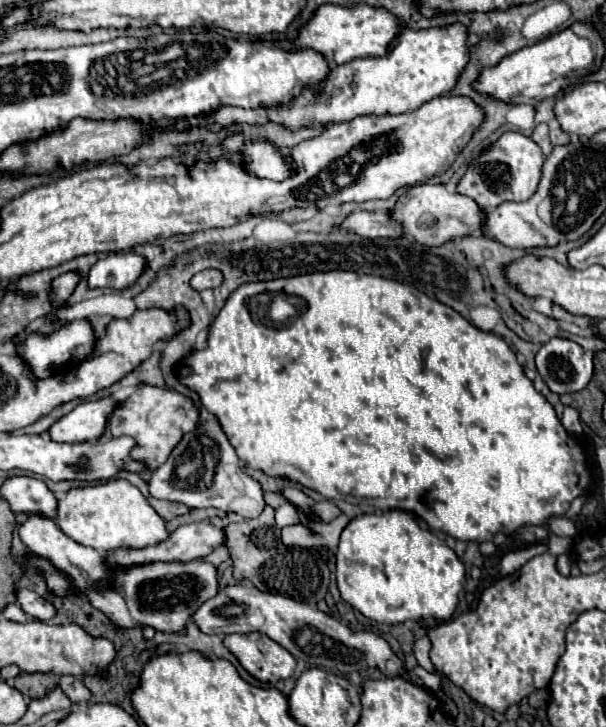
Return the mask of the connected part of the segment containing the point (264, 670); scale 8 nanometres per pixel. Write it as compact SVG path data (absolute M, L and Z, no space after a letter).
M226 634L224 646L262 682L276 684L278 680L290 678L296 670L294 656L272 638L266 638L266 634Z

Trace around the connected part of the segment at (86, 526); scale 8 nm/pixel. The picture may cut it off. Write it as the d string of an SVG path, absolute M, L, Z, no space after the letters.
M124 478L108 480L96 486L70 488L66 496L58 500L56 524L66 536L82 546L96 548L102 556L120 546L144 548L168 538L164 520L156 514L140 490Z

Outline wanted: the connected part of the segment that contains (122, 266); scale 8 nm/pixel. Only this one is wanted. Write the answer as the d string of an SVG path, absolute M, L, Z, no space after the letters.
M118 252L104 260L98 260L90 274L88 286L90 288L128 288L134 284L138 274L144 268L144 258L134 252Z

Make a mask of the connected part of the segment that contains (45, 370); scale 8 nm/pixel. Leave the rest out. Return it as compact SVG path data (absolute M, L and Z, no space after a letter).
M74 320L70 326L62 326L58 332L50 336L38 336L38 334L28 336L26 342L18 346L18 356L24 358L24 362L28 364L28 368L36 378L46 378L48 374L54 374L56 368L70 366L74 356L76 356L76 364L82 362L92 352L94 340L96 336L92 332L92 326L86 320Z

